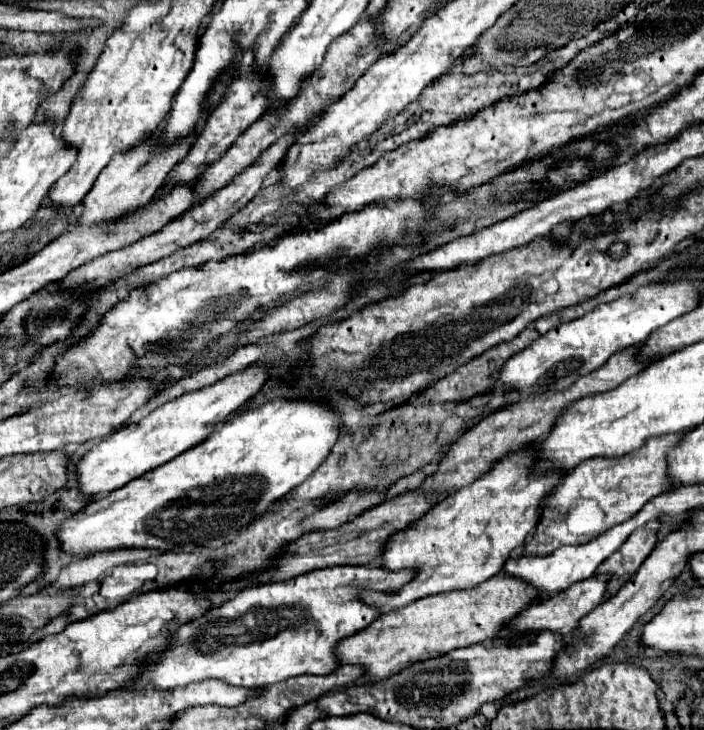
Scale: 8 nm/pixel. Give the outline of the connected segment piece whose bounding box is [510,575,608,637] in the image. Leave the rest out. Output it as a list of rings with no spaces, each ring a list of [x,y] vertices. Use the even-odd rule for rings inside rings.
[[[592,575],[590,579],[578,581],[574,585],[570,585],[566,591],[556,593],[554,597],[548,597],[546,601],[540,601],[538,605],[530,605],[528,609],[524,609],[512,623],[510,623],[510,631],[512,633],[532,633],[532,631],[542,631],[542,629],[550,629],[550,631],[560,631],[562,635],[570,635],[580,619],[590,613],[590,609],[594,609],[596,605],[600,605],[606,599],[606,583],[608,583],[608,575]]]

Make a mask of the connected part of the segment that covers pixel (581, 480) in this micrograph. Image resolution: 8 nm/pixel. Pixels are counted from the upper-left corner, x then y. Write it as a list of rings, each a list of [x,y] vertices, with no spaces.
[[[688,431],[650,437],[642,449],[636,453],[626,453],[622,457],[594,457],[590,461],[582,461],[582,465],[572,469],[562,479],[562,483],[544,499],[540,523],[536,525],[534,537],[524,545],[526,555],[550,555],[562,545],[588,543],[612,525],[624,523],[636,515],[652,497],[672,489],[666,455],[674,449],[674,445],[682,441],[686,433]]]

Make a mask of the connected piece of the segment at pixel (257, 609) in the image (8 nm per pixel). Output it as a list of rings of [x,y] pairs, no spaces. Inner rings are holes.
[[[344,565],[316,569],[288,581],[246,587],[228,603],[180,627],[162,659],[150,663],[132,683],[154,683],[162,689],[172,689],[204,679],[222,679],[240,687],[266,687],[304,673],[334,673],[340,667],[334,655],[336,643],[362,631],[380,615],[378,607],[364,603],[360,593],[364,589],[396,593],[414,575],[414,569],[388,571],[382,567]]]

